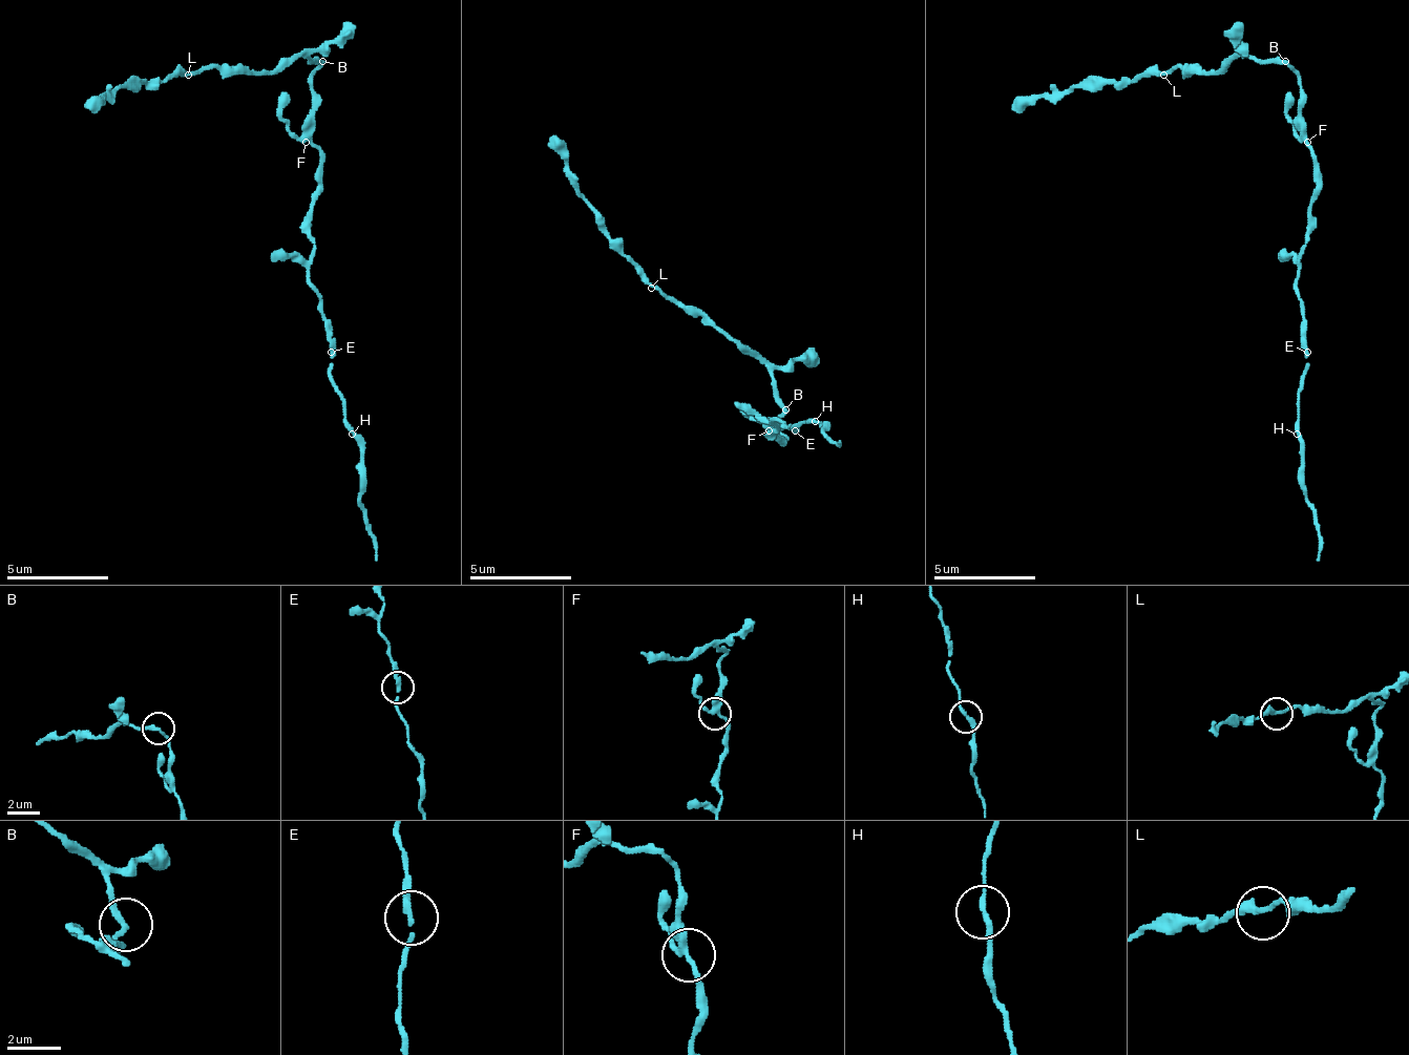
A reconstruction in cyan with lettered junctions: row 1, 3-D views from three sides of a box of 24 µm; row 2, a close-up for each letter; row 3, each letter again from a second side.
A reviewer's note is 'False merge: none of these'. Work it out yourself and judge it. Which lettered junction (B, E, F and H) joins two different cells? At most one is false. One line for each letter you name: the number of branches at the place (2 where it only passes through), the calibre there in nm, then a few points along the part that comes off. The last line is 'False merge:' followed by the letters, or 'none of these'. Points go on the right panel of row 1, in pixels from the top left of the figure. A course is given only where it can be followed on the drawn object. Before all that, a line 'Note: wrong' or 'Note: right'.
Note: wrong
B: Branches: 2. Thickness 200 nm. Course of the part to remove: (1286, 60), (1240, 55), (1215, 70), (1143, 70), (1133, 80), (1056, 90), (1010, 111)
False merge: B

